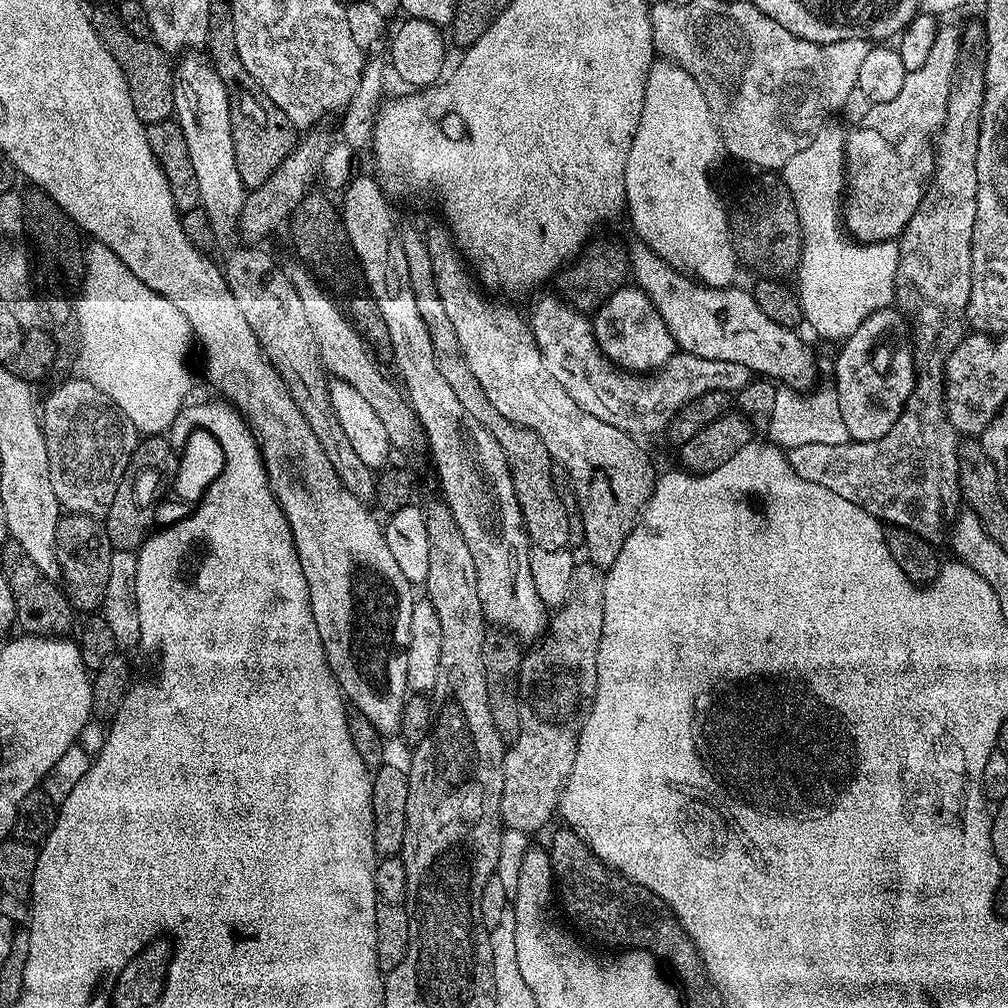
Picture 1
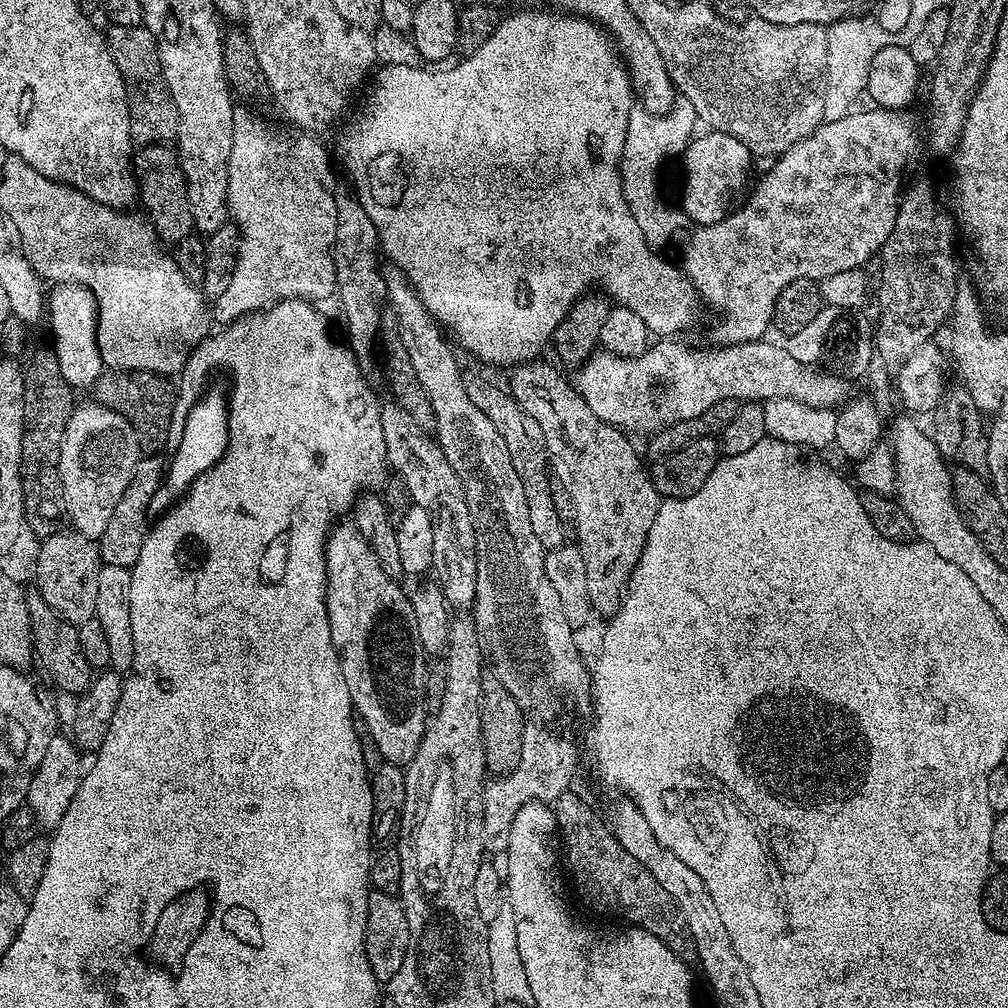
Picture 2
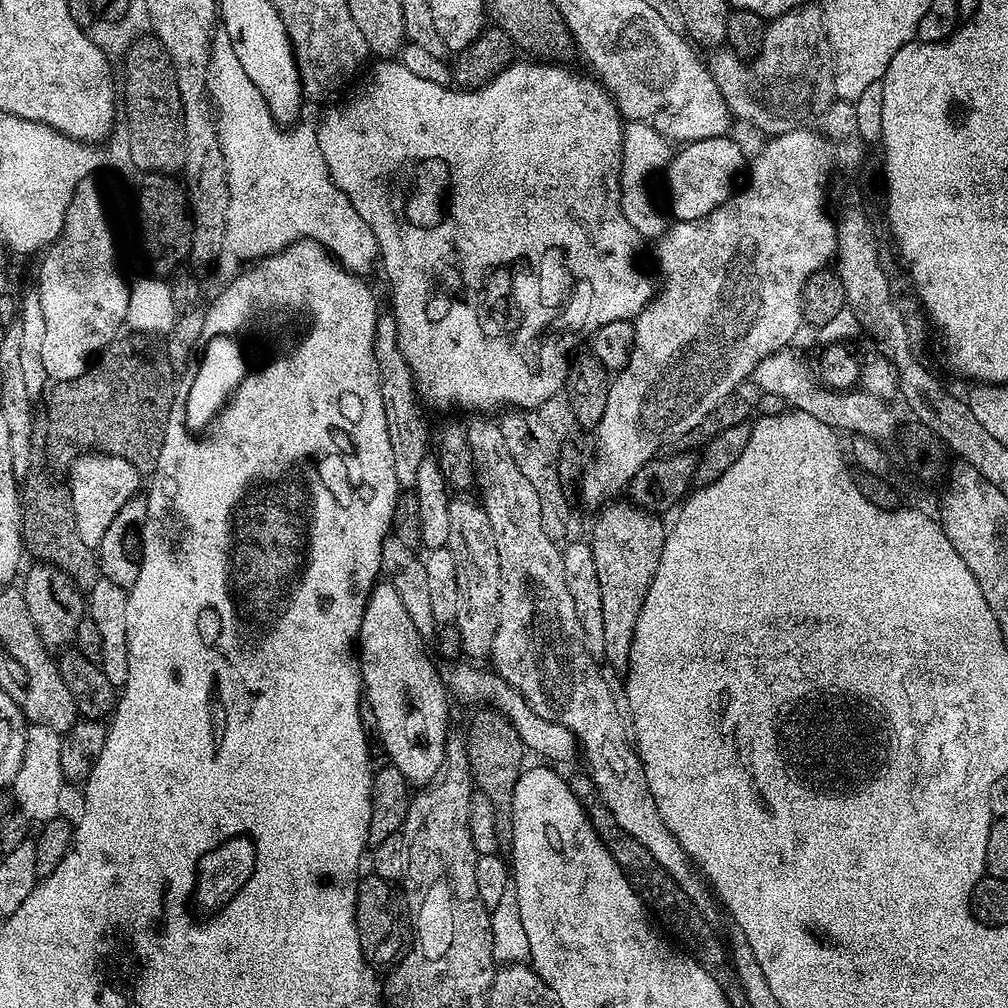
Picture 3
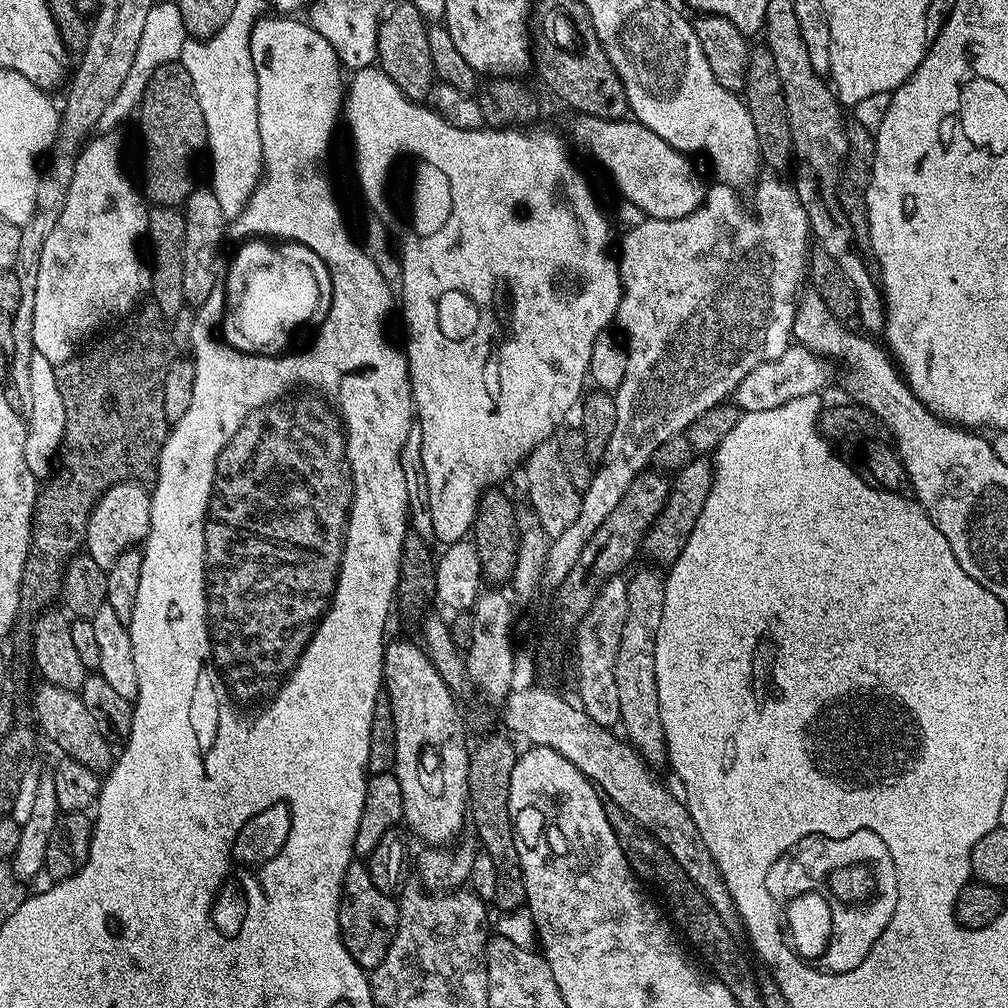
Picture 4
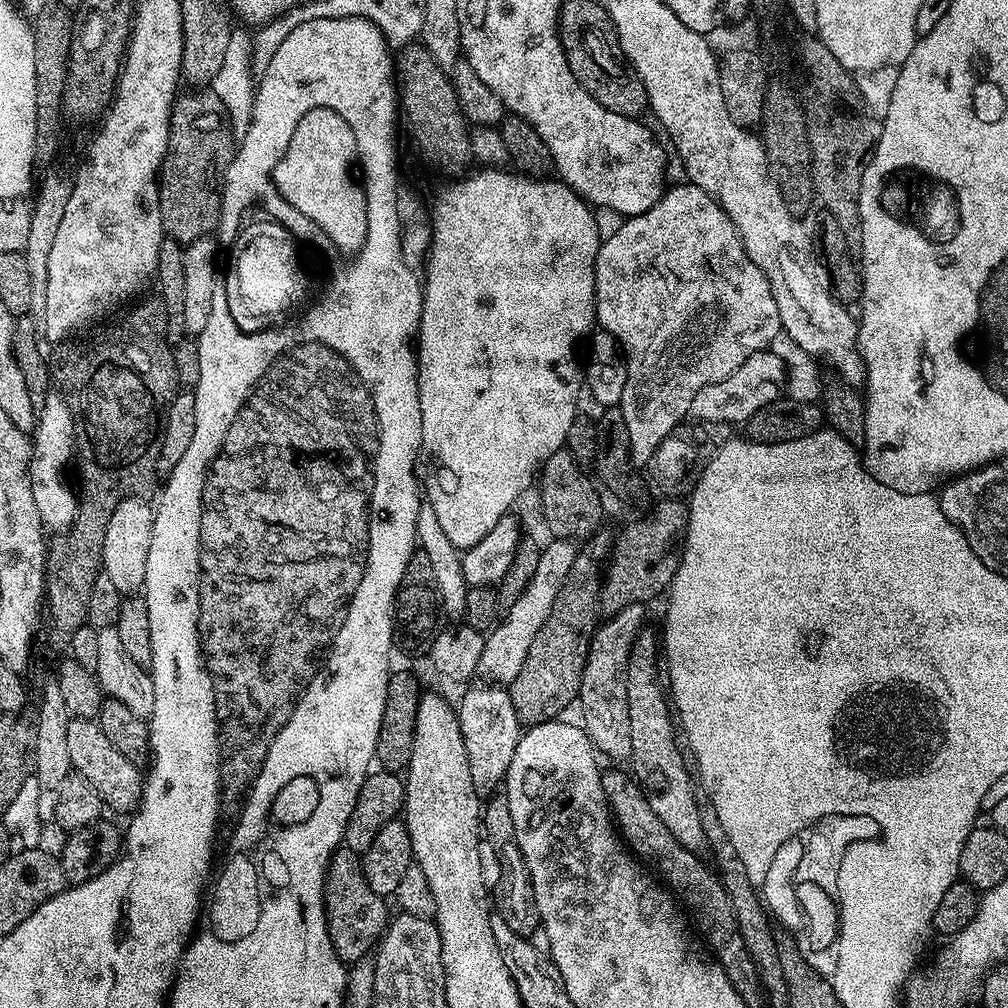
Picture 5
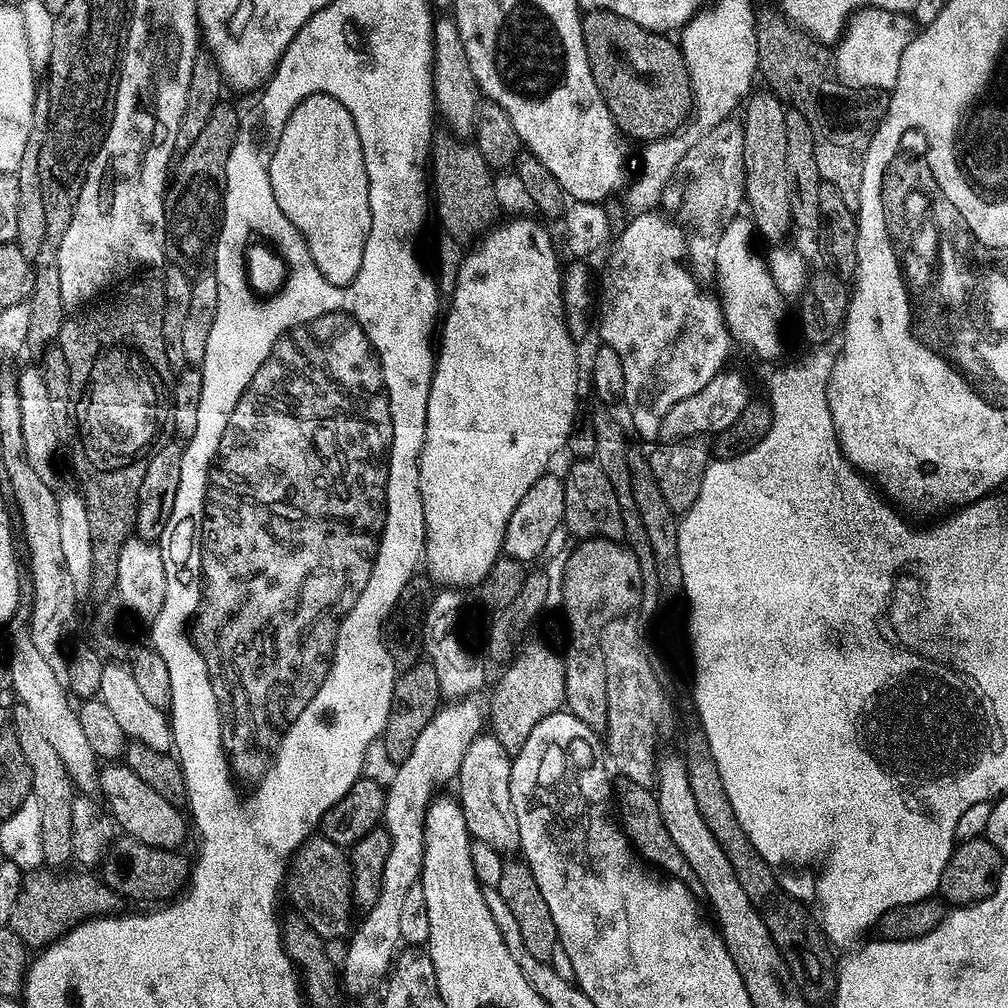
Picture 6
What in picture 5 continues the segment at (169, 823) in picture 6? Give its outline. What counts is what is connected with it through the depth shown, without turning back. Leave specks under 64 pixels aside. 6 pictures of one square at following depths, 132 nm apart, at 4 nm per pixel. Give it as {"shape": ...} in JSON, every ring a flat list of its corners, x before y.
{"shape":[[69,719,66,746,70,749,70,762,73,769,94,785,94,790,98,790,98,794,109,809,113,808,116,812,128,814,139,805,145,782,141,769,134,762,130,762,126,754,118,754,118,750,114,750,110,738,102,734,100,725,95,719]]}

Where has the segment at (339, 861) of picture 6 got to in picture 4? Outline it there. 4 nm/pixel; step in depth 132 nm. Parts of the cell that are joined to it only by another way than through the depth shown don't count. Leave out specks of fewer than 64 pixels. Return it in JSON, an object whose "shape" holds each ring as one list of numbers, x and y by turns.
{"shape":[[353,862,344,872,340,895,340,937,354,962,365,970,376,968,386,958,394,934,398,930,399,903,389,893,374,886,367,863]]}

